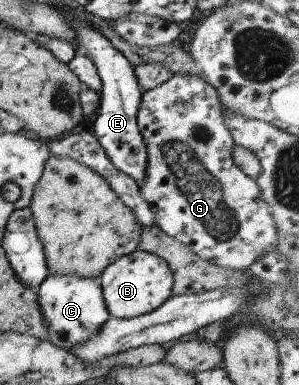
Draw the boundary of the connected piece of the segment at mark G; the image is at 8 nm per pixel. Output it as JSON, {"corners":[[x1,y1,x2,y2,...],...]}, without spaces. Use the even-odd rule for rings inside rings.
{"corners":[[174,74,168,81,154,89,141,94,141,104,138,113,138,124,144,145,147,149,147,164,144,179,138,183,140,195,149,203,155,217,155,224,165,233,171,235,176,241,194,250,202,259,233,270,246,270,266,251,276,251,278,233,273,222,269,205,261,199,259,185,255,179,248,177,232,159,232,148,235,143,231,131,226,127,222,105,215,87,212,87,205,79,198,76,183,76]]}

